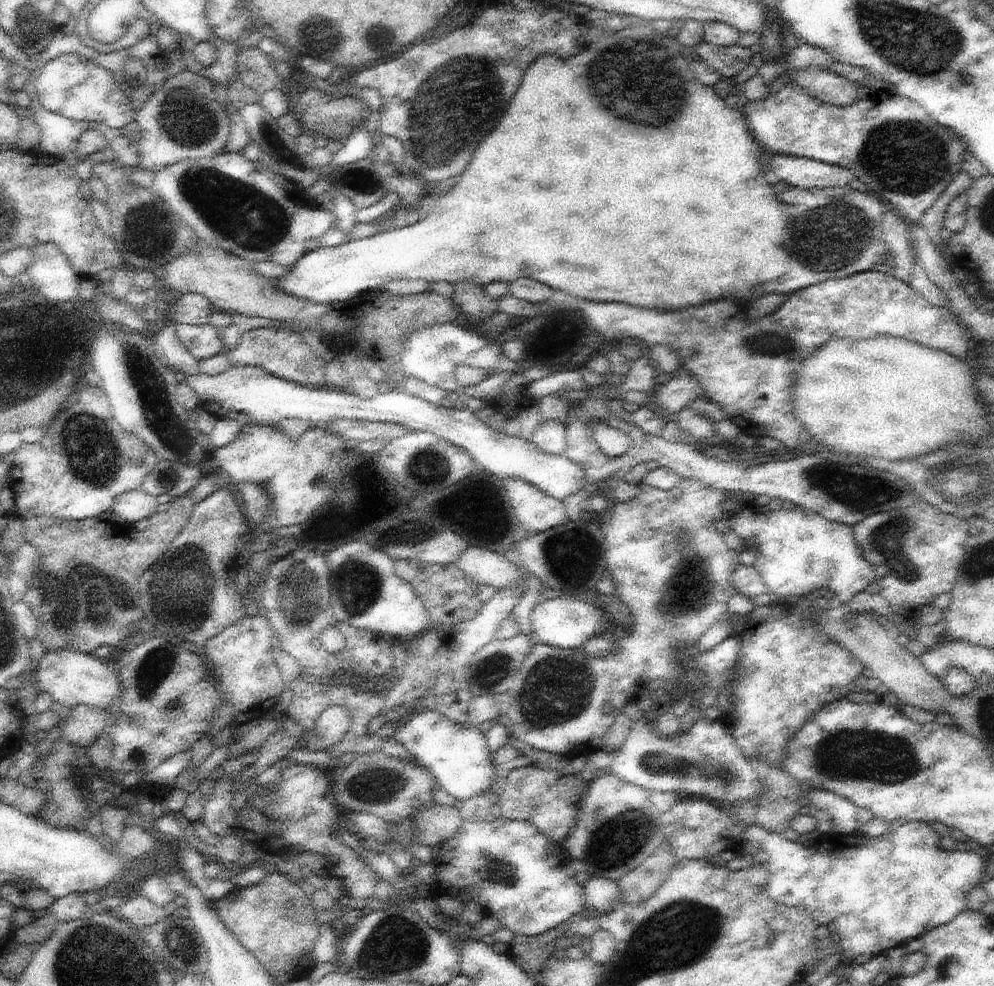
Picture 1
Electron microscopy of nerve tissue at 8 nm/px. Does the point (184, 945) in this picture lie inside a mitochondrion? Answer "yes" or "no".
yes

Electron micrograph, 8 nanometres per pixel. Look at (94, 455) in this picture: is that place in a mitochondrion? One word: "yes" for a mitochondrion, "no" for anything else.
yes

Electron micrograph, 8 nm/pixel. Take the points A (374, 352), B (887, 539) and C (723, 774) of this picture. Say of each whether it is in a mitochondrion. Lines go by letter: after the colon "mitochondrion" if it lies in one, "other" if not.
A: other
B: mitochondrion
C: mitochondrion

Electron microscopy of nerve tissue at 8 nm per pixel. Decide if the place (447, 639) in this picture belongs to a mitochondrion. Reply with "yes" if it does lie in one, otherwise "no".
no

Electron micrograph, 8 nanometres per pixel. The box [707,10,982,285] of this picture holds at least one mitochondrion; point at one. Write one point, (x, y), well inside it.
(908, 158)

